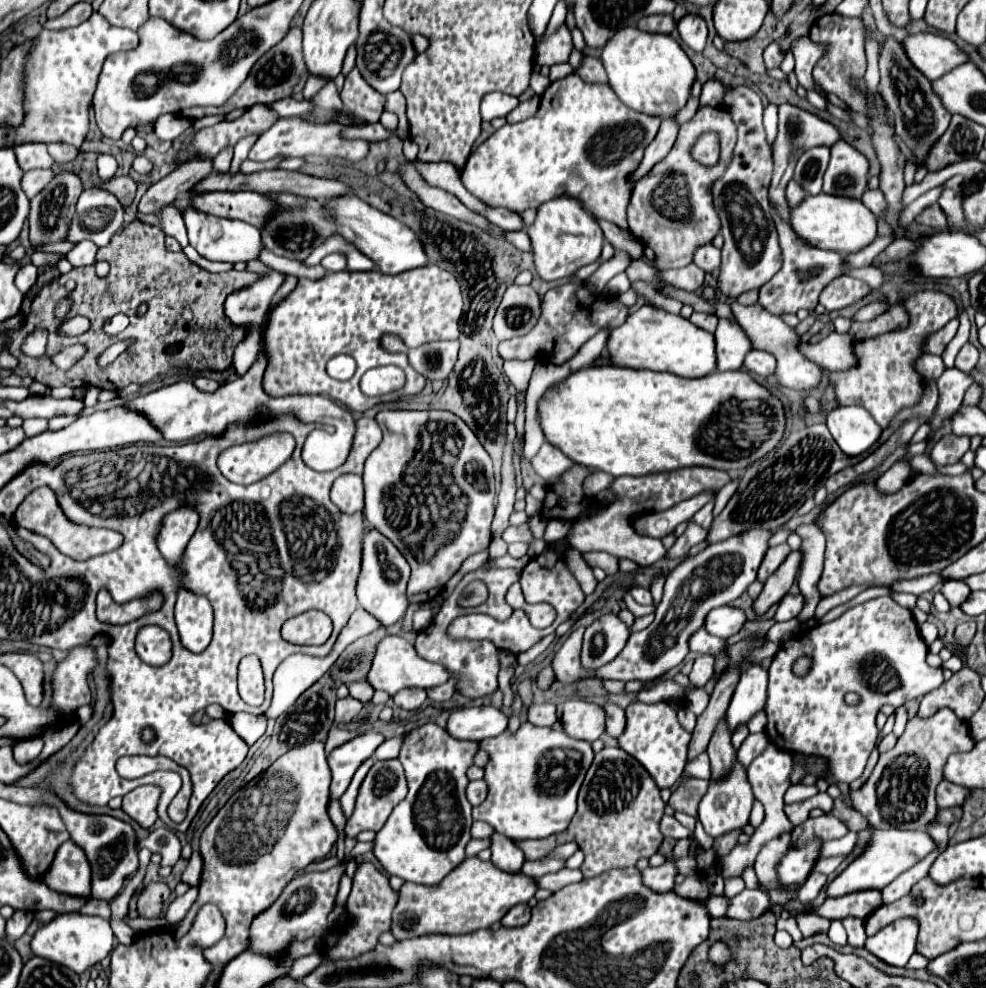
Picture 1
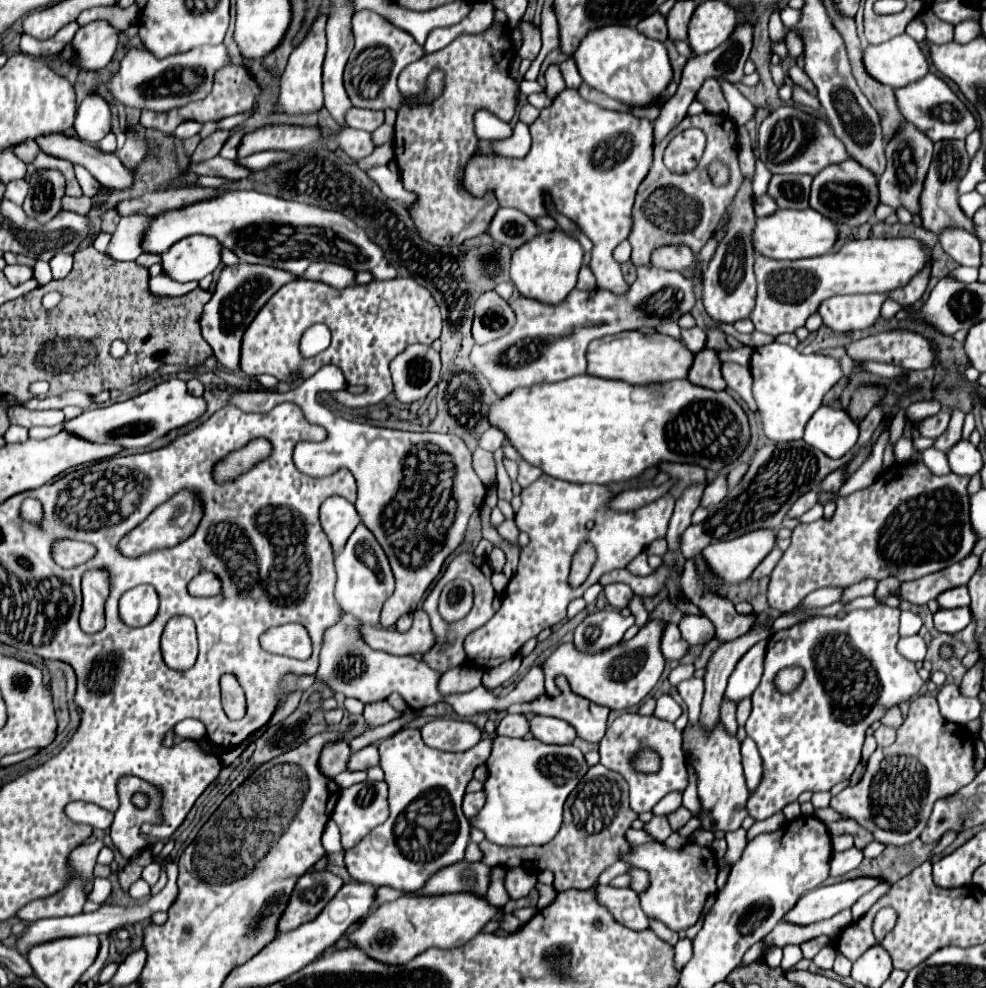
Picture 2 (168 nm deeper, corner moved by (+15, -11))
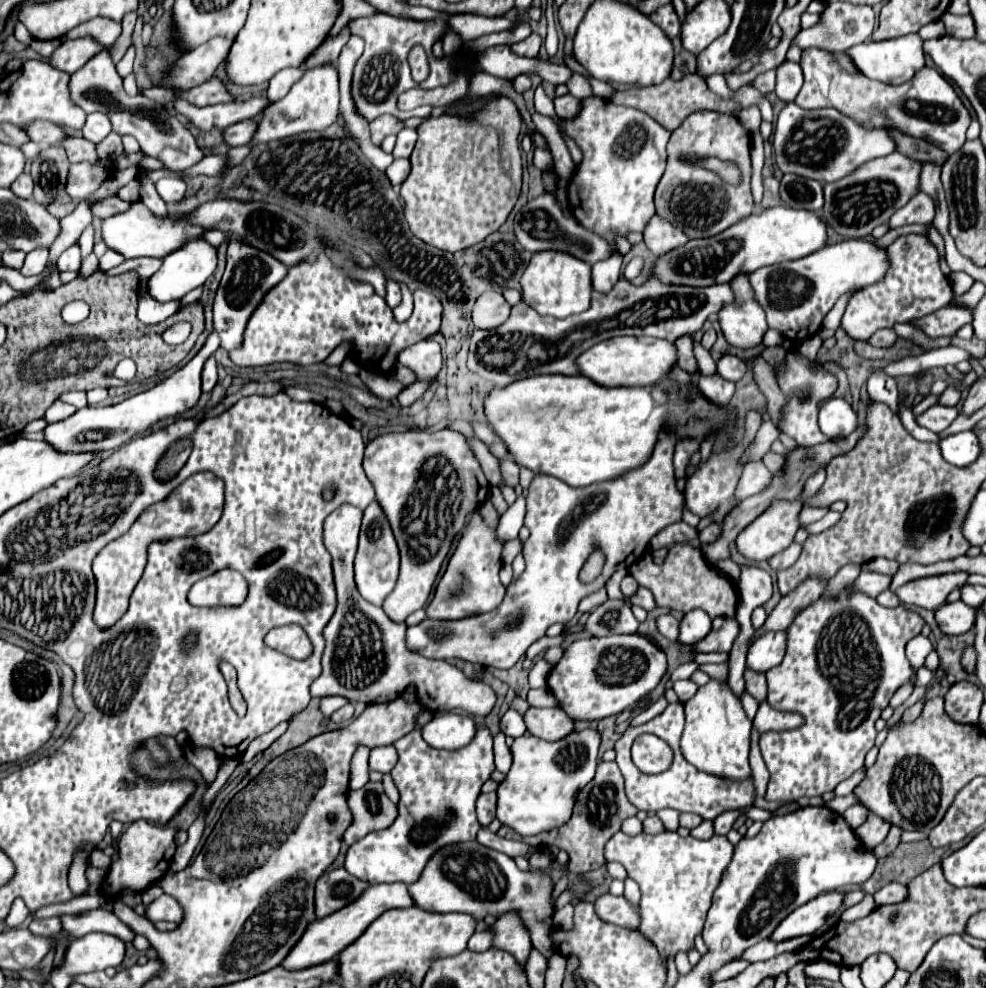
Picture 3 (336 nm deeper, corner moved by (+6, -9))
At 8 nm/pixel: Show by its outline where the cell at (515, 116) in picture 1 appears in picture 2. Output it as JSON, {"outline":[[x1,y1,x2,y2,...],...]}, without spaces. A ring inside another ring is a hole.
{"outline":[[524,104,524,106,520,106,520,120,522,120,524,124,530,126,538,116,540,116,540,110,534,108,532,104]]}

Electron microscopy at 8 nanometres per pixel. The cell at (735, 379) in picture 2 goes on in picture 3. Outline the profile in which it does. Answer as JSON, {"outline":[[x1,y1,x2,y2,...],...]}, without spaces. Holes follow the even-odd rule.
{"outline":[[725,354,719,362,717,362,717,372,725,378,725,380,731,380,731,382,737,382,745,376,747,372,747,366,741,358,733,356,733,354]]}

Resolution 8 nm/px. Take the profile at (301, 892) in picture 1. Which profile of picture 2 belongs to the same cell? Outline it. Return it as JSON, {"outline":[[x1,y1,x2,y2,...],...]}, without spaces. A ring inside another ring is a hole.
{"outline":[[312,870,304,874,292,892,284,916,280,918,278,932,294,930,300,924,316,918,316,914,320,914,320,910,336,896,342,884,342,878,328,870]]}

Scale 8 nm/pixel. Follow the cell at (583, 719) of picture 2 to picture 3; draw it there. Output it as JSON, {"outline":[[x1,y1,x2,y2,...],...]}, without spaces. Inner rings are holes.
{"outline":[[547,688,529,690,527,702,529,702,529,706,535,706,535,708,559,708,561,706,561,704,557,704,557,698,553,696,553,692,549,692]]}

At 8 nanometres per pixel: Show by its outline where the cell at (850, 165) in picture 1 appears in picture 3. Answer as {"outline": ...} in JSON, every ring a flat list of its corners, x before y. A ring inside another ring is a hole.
{"outline":[[891,152,883,158,875,158,861,164,841,180,827,182,823,186,825,222,845,238,869,236,875,226,889,222,893,212,905,206,917,194,917,168,921,168,919,162,901,156,899,152]]}

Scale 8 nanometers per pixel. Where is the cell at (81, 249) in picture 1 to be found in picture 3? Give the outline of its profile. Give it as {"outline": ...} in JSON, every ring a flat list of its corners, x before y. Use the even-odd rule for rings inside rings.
{"outline":[[69,246,57,260,57,268,59,270,79,270,81,268,81,250,79,246]]}

